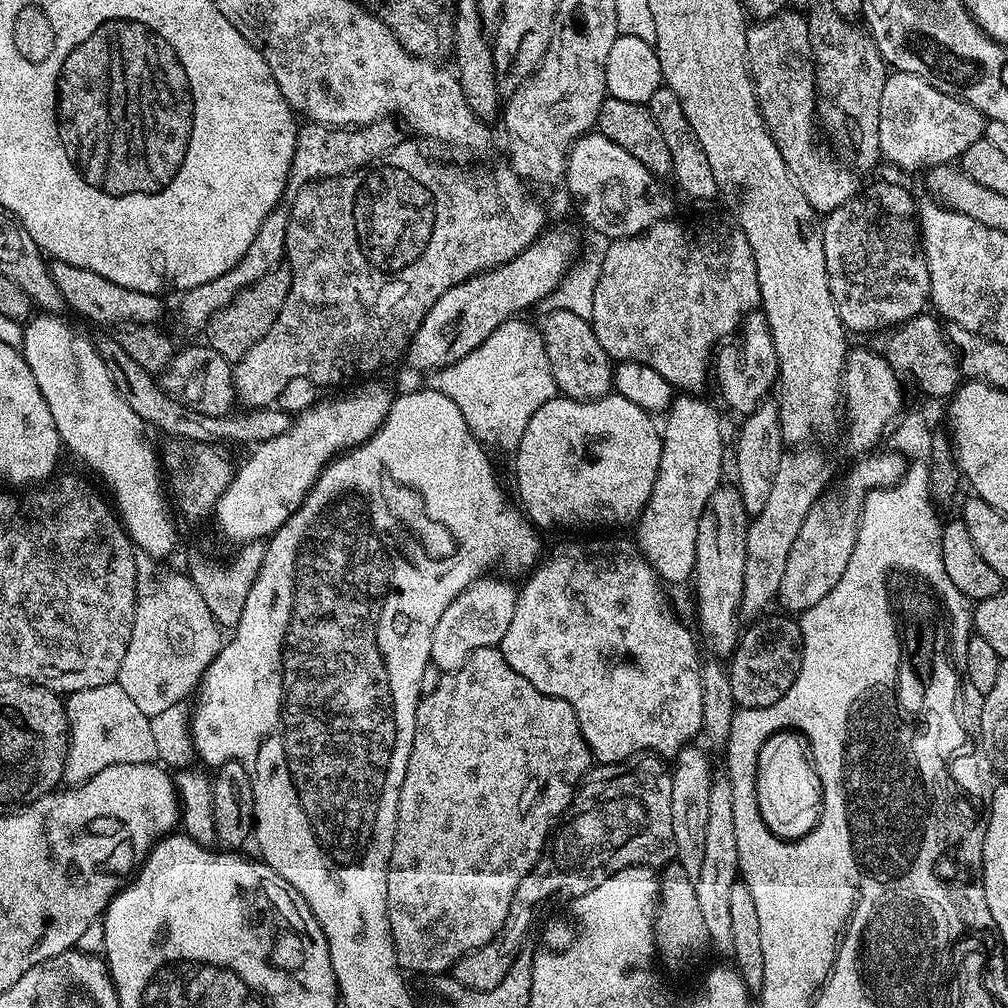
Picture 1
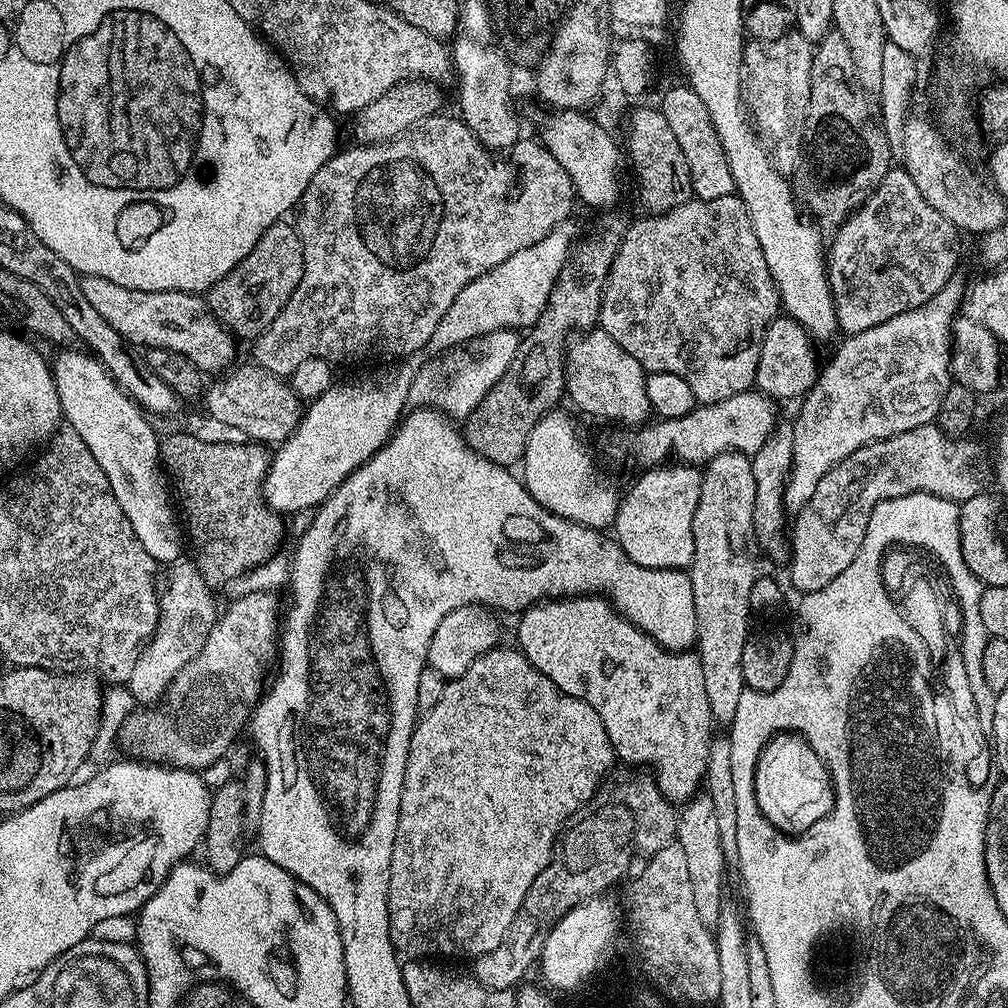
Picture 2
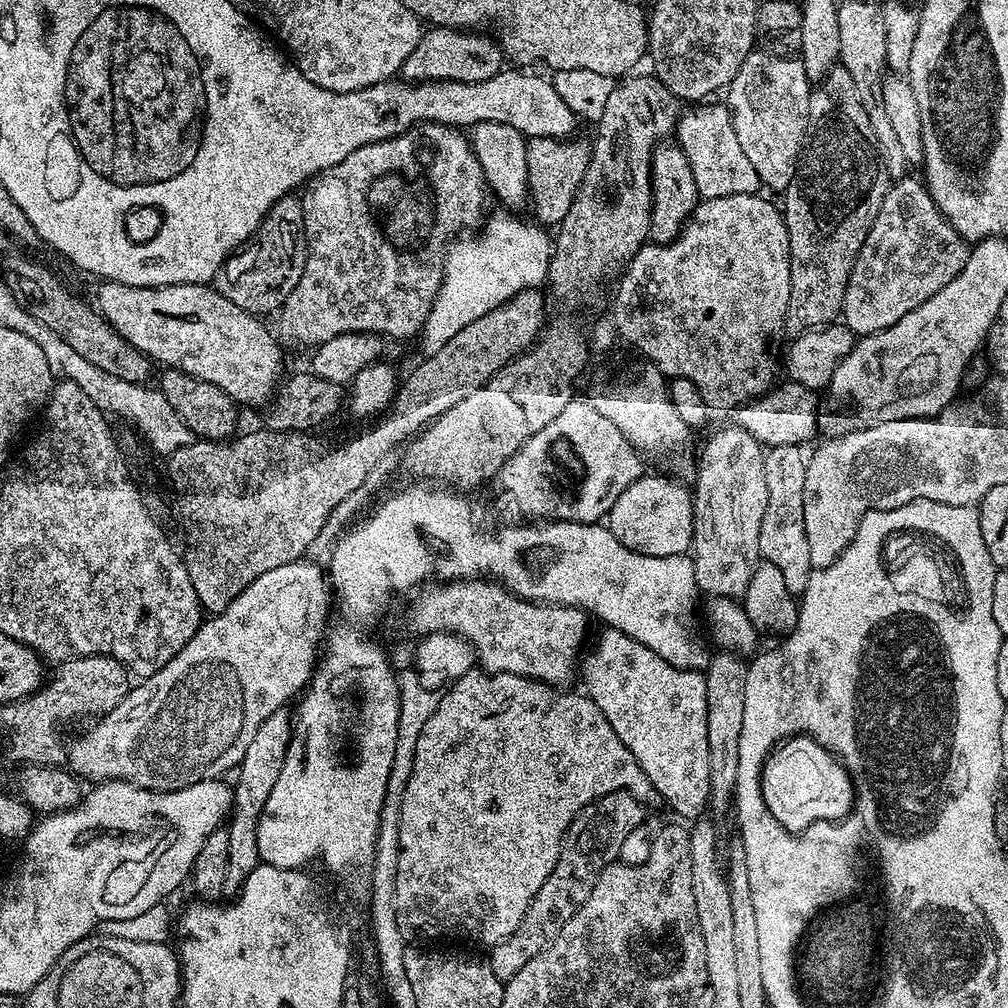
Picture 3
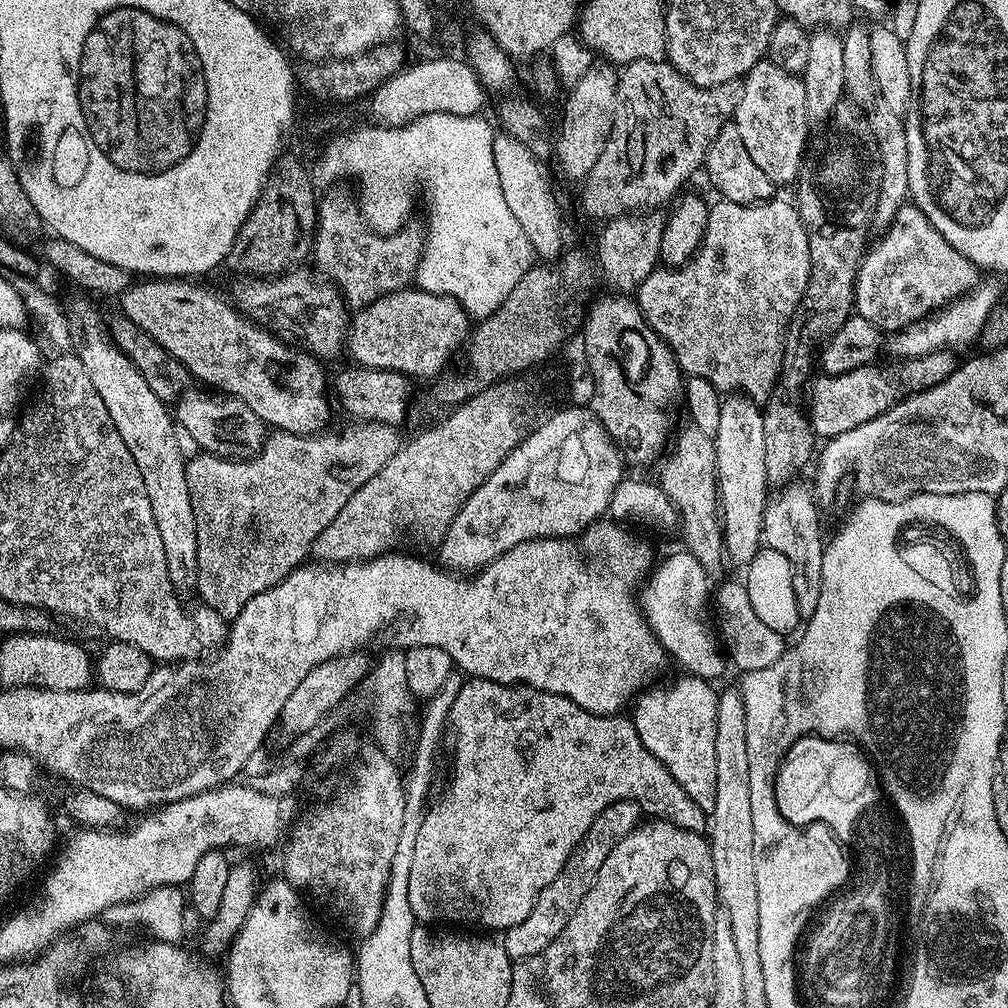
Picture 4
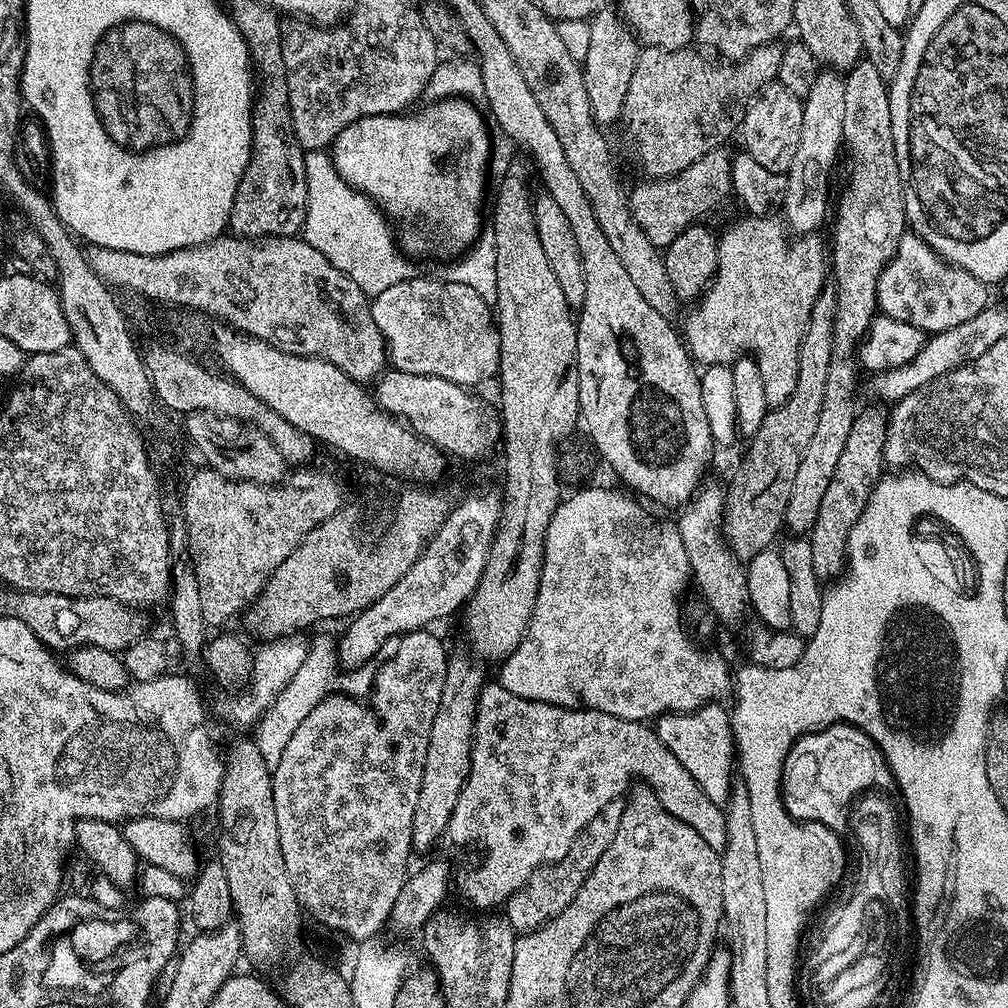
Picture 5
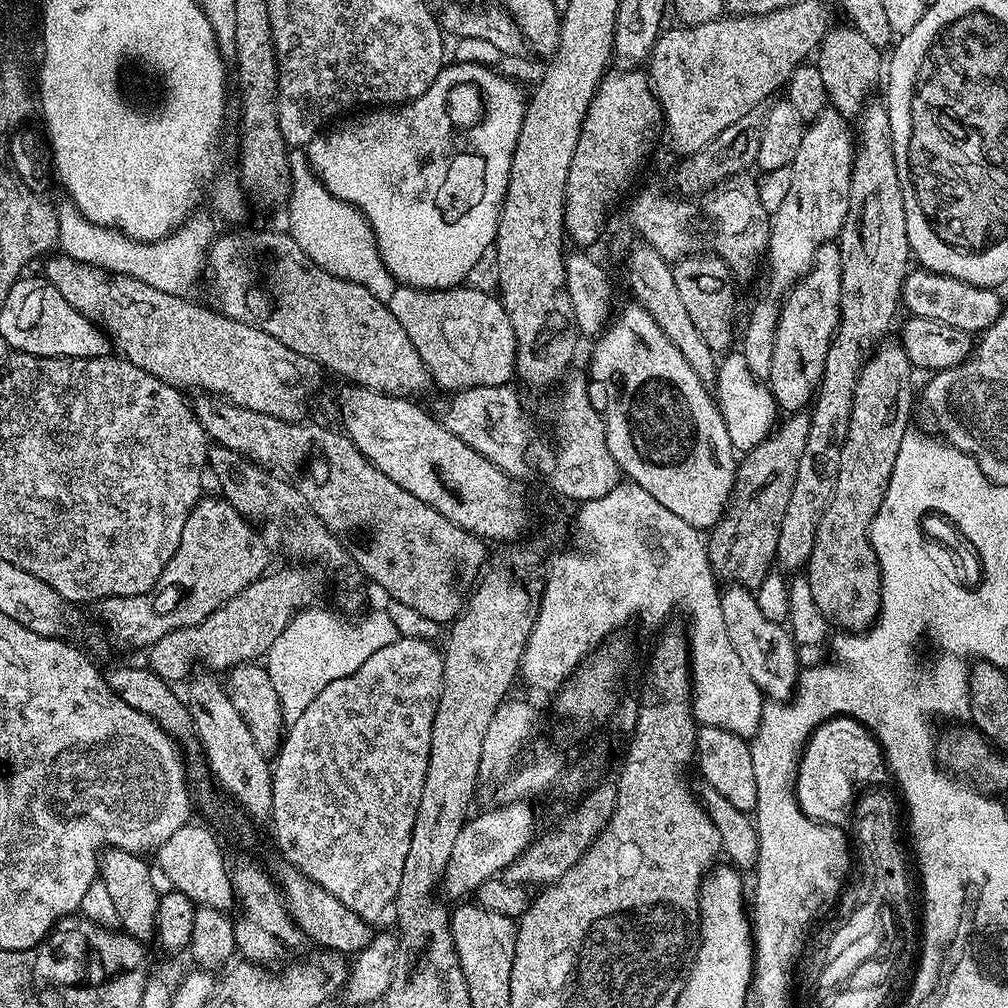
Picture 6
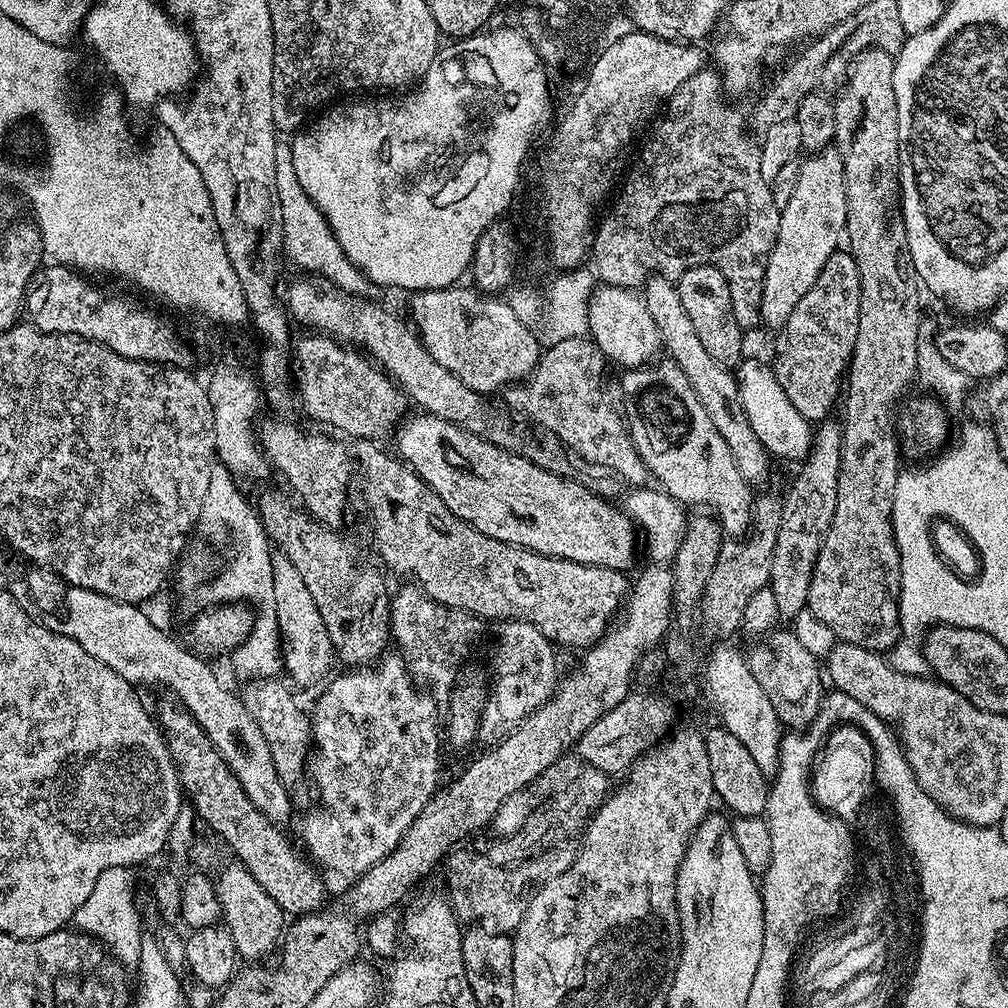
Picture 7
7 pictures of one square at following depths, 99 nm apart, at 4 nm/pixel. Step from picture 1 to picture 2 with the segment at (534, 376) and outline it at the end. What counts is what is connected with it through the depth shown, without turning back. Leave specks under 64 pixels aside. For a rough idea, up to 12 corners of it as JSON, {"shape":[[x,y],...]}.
{"shape":[[500,328],[476,352],[433,355],[408,403],[463,422],[506,374],[521,337]]}

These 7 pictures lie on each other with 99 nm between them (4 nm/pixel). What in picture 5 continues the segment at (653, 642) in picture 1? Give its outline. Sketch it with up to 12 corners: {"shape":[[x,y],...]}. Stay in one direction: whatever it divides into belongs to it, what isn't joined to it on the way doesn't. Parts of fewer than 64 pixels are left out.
{"shape":[[717,702],[670,712],[656,737],[710,802],[727,805],[737,763]]}

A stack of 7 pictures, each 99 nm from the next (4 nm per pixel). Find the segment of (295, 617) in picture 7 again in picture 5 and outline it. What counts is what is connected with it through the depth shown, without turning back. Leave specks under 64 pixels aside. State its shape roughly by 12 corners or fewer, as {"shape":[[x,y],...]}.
{"shape":[[312,640],[298,674],[255,725],[268,768],[336,688],[338,648]]}

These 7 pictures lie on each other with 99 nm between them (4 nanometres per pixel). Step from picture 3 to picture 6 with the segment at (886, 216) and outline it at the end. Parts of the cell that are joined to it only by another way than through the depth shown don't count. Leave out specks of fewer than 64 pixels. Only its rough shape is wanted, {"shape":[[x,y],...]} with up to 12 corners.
{"shape":[[917,267],[903,307],[983,334],[1005,311],[996,288]]}

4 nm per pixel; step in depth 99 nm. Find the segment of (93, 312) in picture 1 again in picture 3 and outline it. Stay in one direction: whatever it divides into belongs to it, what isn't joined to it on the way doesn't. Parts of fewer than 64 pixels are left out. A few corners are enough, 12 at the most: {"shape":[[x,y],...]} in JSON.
{"shape":[[105,280],[94,304],[143,356],[264,406],[285,353],[211,283]]}

